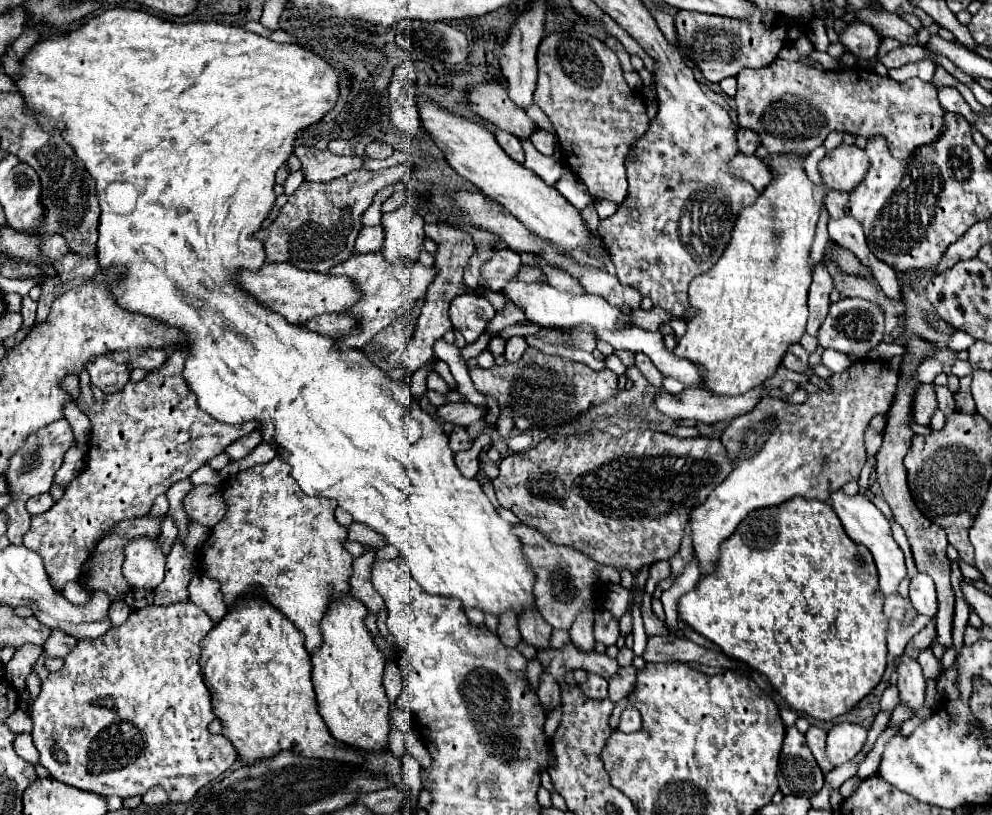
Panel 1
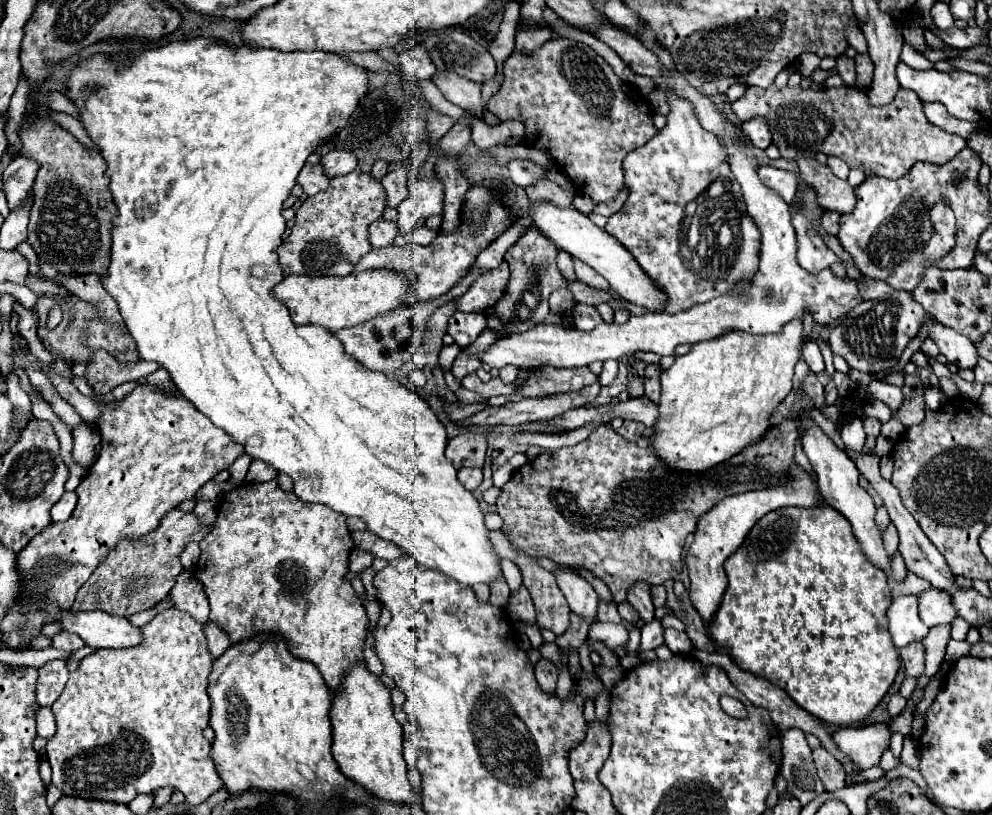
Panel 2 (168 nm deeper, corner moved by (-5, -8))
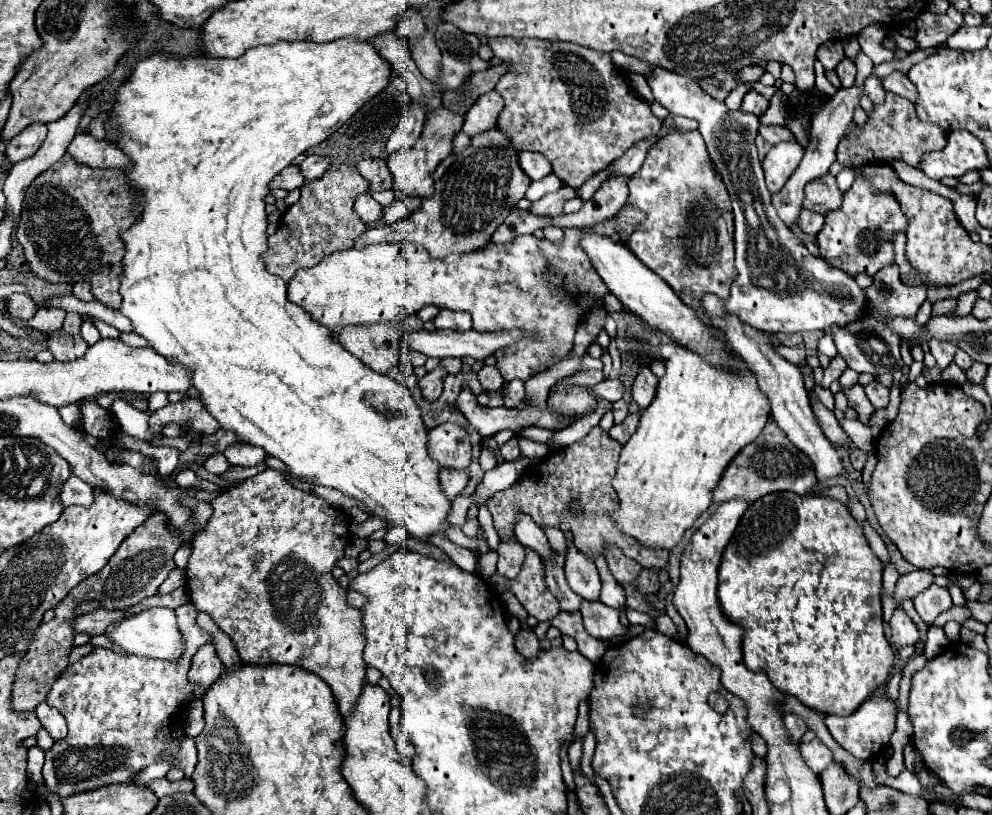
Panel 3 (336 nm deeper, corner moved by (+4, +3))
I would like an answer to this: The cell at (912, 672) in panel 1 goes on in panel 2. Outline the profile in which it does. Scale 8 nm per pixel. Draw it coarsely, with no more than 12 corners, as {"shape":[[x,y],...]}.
{"shape":[[924,645],[900,651],[906,677],[924,677]]}

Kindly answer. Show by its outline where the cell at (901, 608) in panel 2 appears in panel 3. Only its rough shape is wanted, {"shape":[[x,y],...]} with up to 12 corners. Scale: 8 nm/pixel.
{"shape":[[915,570],[897,580],[895,602],[913,598],[933,584],[929,570]]}

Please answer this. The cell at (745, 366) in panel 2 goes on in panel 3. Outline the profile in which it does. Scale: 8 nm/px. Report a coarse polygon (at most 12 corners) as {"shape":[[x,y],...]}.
{"shape":[[665,362],[615,522],[673,550],[767,424],[747,364]]}

